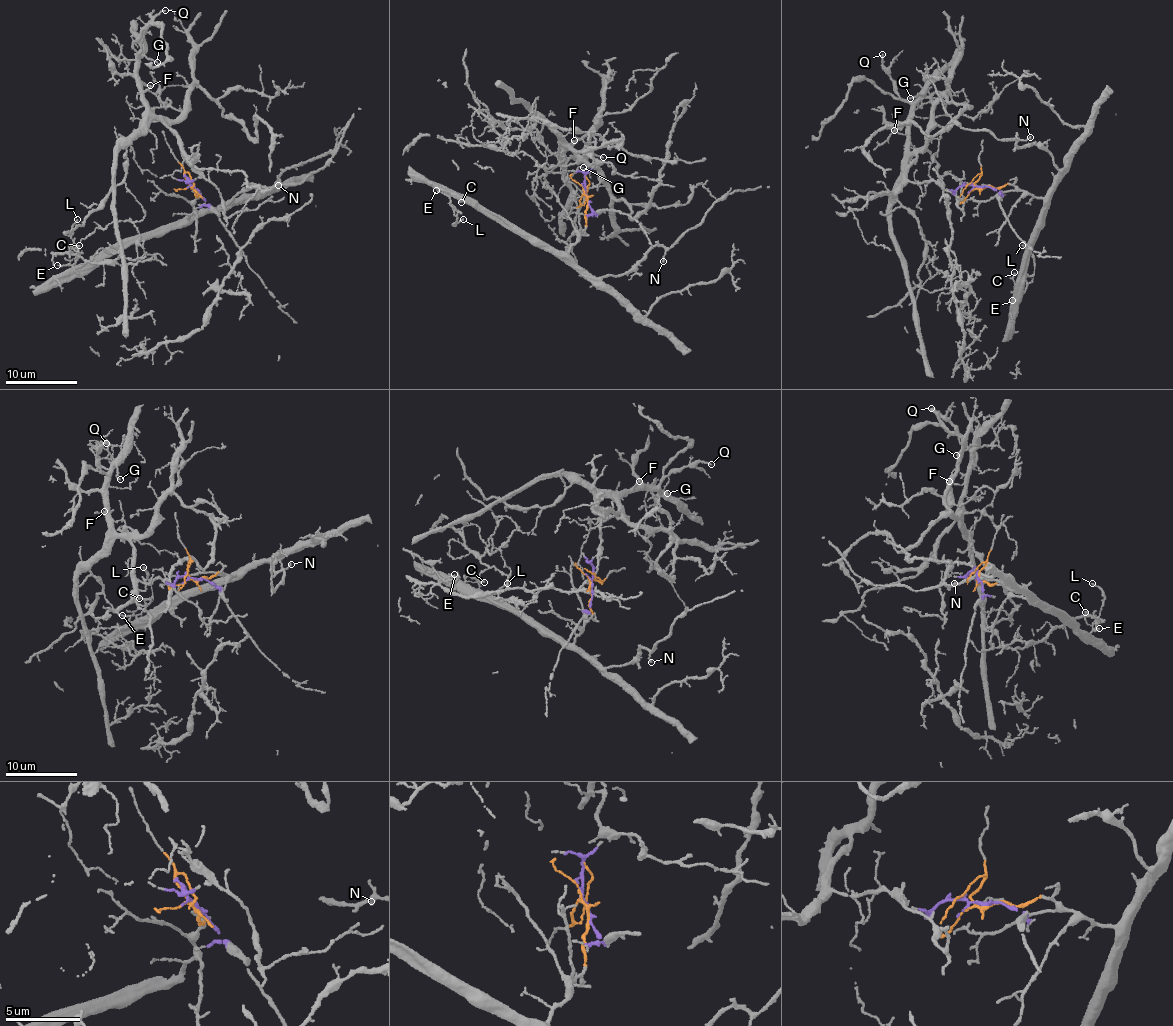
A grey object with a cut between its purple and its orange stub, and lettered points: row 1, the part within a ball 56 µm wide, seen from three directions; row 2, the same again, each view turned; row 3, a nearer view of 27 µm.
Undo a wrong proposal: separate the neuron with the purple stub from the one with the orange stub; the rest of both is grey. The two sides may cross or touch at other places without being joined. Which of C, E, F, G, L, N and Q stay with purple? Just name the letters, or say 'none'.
F, G, Q

